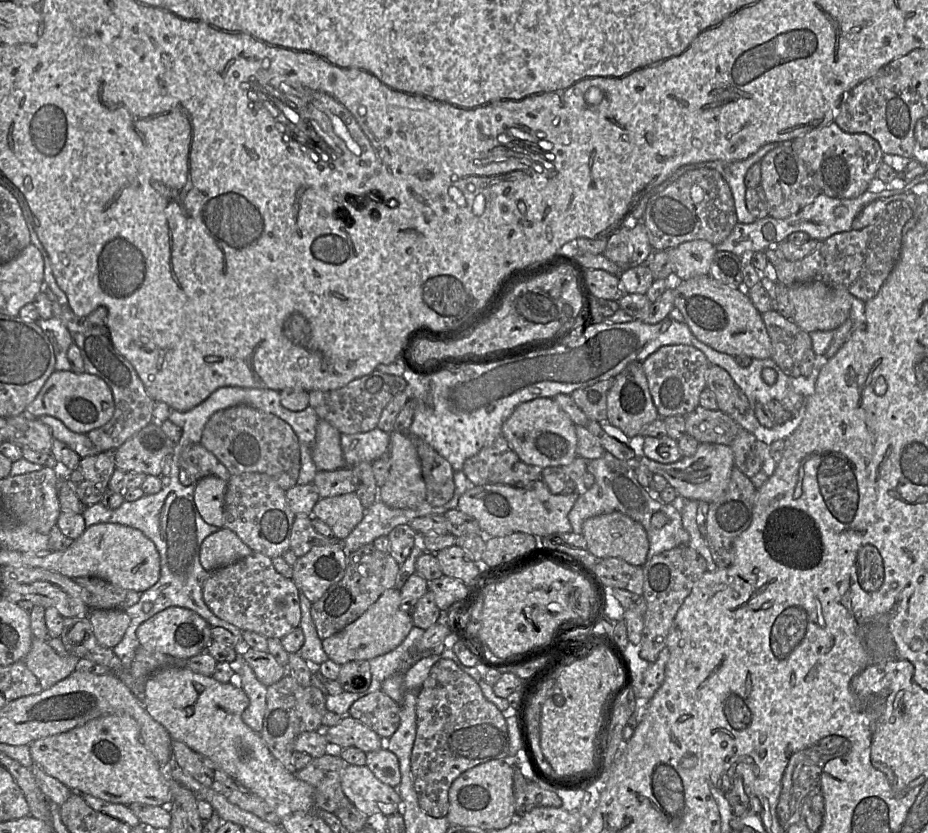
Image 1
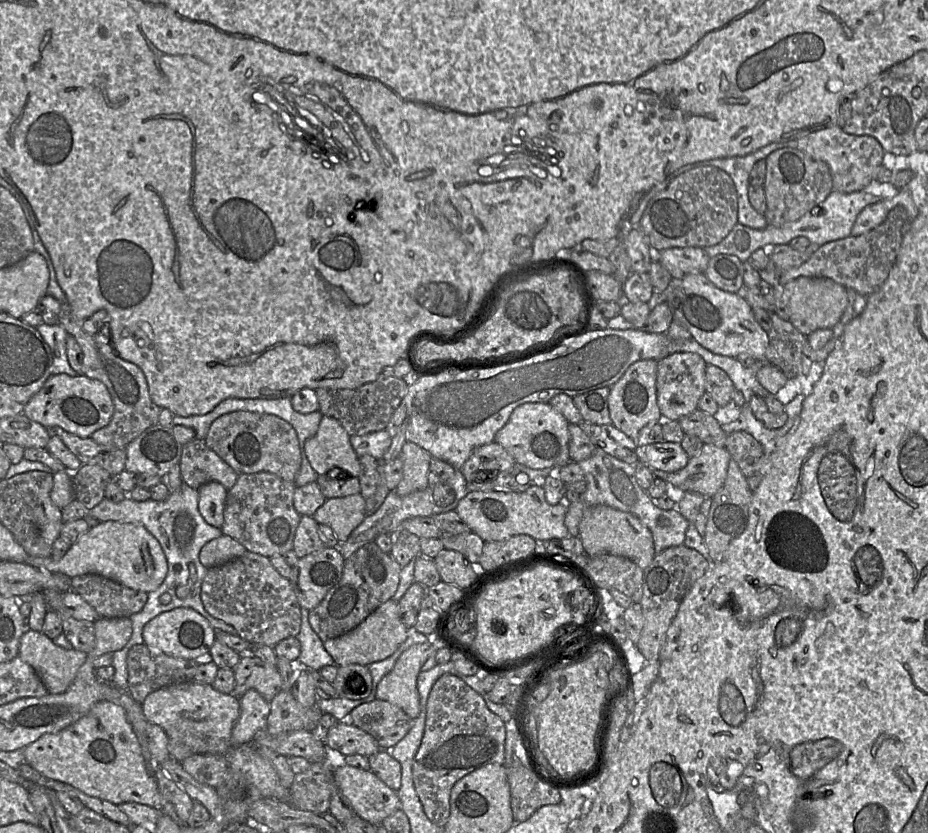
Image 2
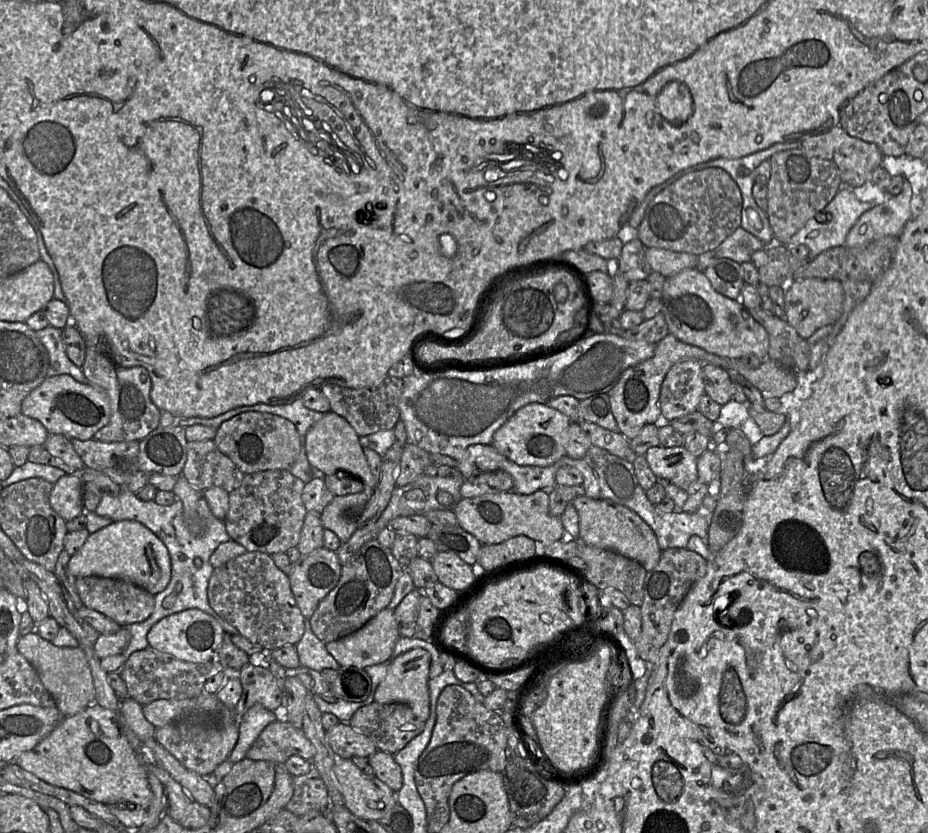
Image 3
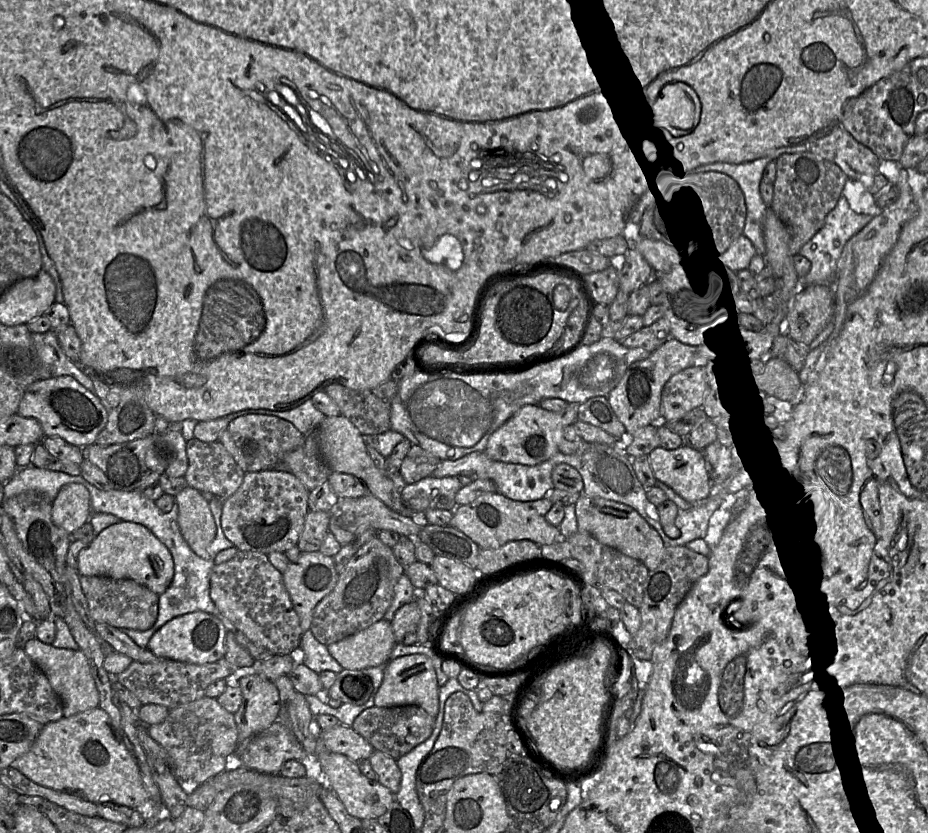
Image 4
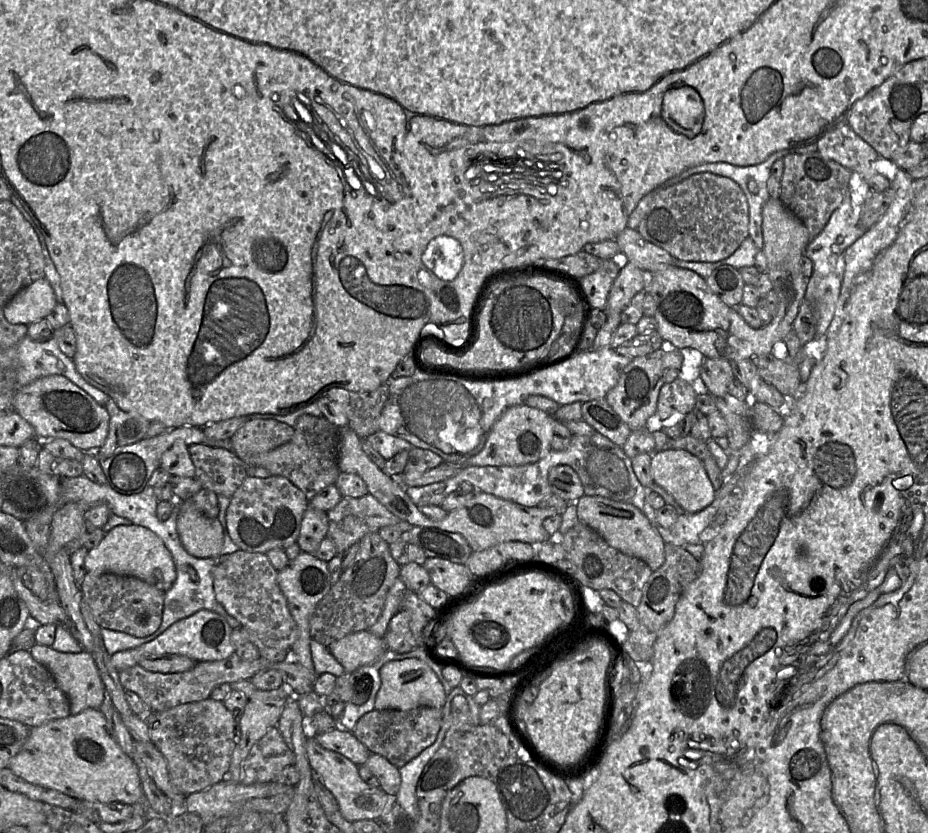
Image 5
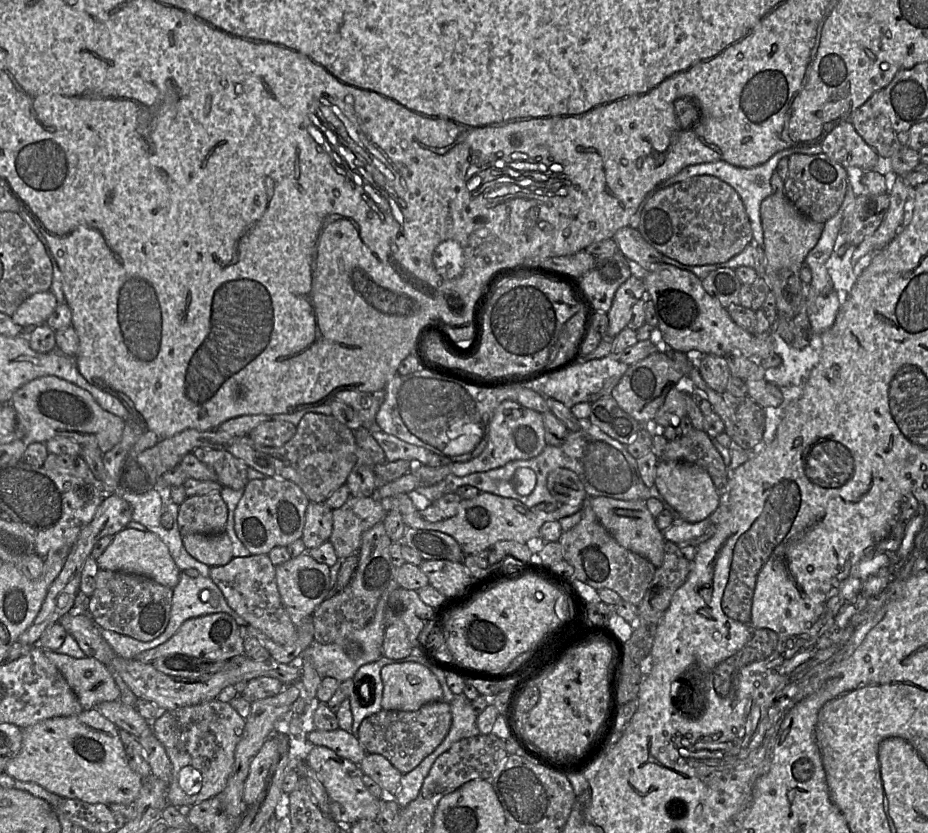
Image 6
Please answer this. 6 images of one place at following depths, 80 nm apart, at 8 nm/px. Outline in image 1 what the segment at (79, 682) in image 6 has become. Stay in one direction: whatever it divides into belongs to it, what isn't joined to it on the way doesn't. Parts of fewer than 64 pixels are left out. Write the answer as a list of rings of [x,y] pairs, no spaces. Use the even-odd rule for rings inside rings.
[[[34,637],[29,653],[23,659],[26,666],[38,678],[43,689],[70,676],[80,658],[68,654],[60,656],[48,643]]]

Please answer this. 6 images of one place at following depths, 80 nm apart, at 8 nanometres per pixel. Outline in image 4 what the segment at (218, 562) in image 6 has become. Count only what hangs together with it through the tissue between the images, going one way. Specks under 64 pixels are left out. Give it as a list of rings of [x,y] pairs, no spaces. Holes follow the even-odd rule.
[[[187,486],[175,496],[178,505],[178,526],[191,550],[206,557],[207,548],[216,535],[216,524],[209,503],[202,493]]]

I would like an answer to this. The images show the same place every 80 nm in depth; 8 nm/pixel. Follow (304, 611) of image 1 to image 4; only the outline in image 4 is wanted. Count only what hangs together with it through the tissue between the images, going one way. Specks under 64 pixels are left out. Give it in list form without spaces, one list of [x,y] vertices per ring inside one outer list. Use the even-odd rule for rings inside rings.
[[[310,630],[302,633],[296,656],[301,663],[318,674],[322,671],[338,674],[343,670],[342,666],[329,654],[327,646],[319,643]]]

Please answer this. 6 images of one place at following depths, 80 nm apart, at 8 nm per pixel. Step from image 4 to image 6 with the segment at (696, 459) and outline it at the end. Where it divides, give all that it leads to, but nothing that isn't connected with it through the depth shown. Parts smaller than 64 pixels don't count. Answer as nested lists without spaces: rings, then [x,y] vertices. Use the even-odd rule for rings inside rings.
[[[659,461],[656,467],[655,486],[667,503],[680,514],[681,519],[689,523],[705,520],[721,503],[721,497],[708,472],[694,464]]]

